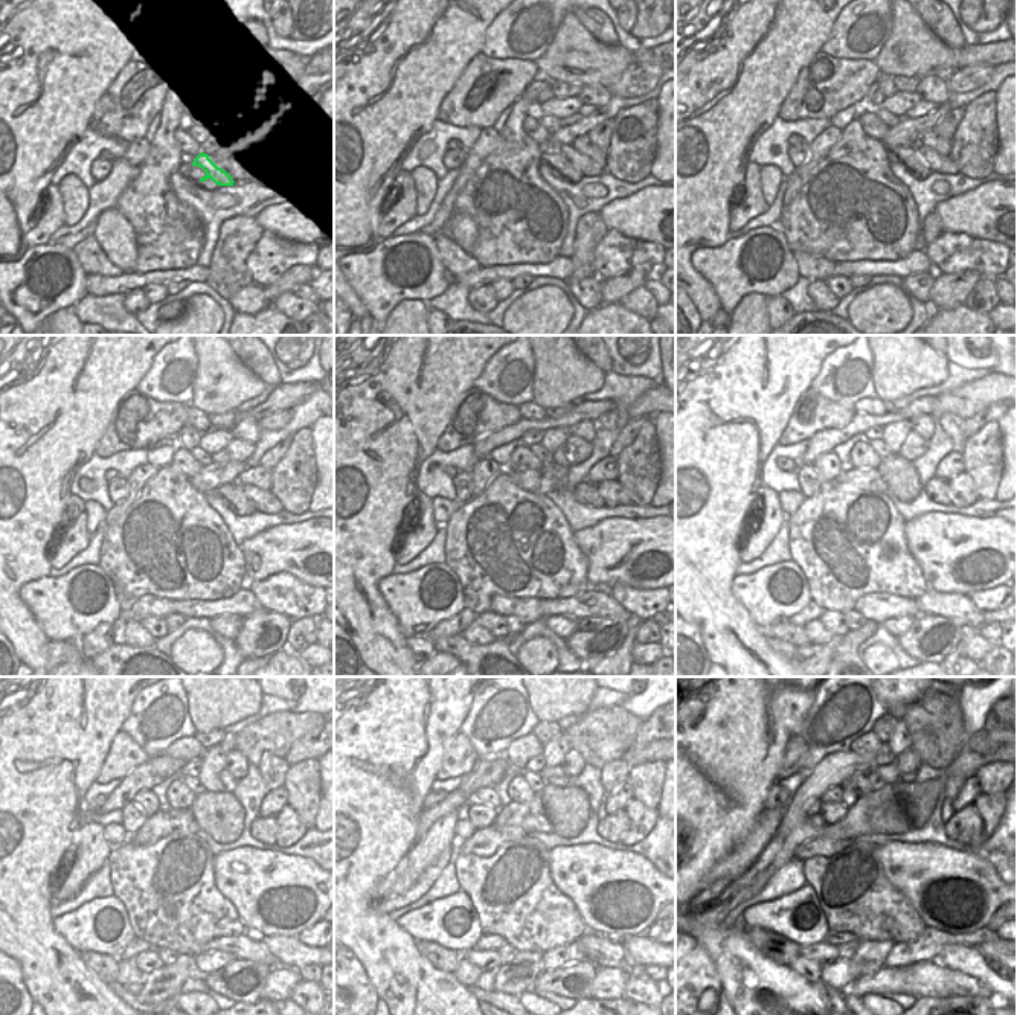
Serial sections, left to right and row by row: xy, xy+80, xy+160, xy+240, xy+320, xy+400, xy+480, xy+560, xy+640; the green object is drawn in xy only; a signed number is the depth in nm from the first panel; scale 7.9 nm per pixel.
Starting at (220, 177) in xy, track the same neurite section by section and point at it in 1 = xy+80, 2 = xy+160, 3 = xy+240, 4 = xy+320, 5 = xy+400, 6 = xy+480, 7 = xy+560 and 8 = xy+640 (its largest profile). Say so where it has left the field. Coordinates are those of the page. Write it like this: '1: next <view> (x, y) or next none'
1: next xy+80 (551, 154)
2: next xy+160 (906, 156)
3: next xy+240 (232, 496)
4: next xy+320 (586, 493)
5: next xy+400 (936, 488)
6: next xy+480 (264, 829)
7: next xy+560 (612, 828)
8: next xy+640 (965, 825)

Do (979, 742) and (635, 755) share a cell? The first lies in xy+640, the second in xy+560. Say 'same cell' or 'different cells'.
same cell

